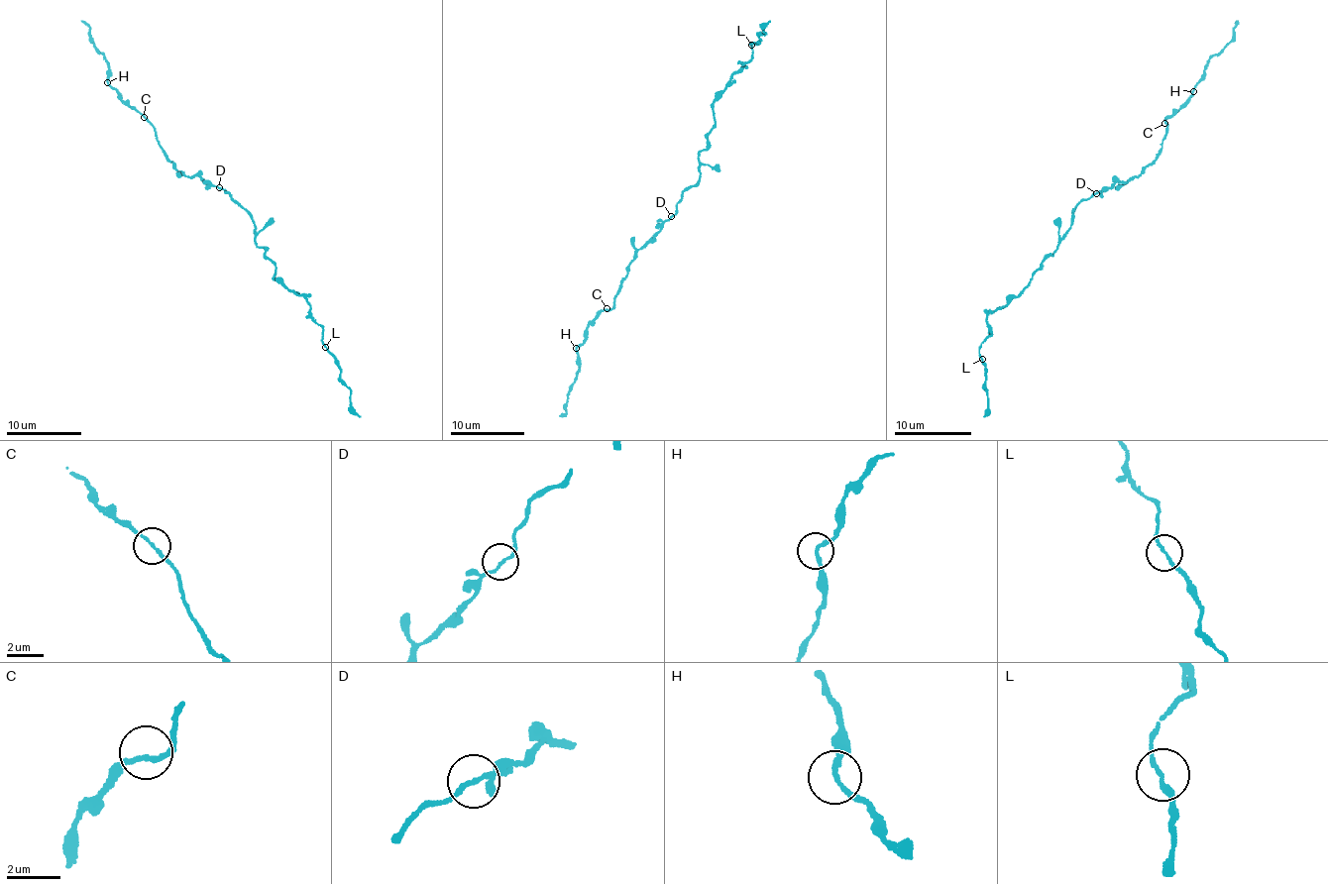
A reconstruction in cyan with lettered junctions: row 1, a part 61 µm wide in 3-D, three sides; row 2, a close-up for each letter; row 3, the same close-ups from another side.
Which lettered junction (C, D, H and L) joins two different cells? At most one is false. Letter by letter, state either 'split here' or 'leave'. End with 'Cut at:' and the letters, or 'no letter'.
C: leave
D: leave
H: leave
L: leave
Cut at: no letter

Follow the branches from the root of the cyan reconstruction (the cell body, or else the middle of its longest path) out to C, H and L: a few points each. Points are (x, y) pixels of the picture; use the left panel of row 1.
C: (231, 194), (197, 176), (189, 177), (175, 168), (175, 164), (168, 160), (159, 143), (154, 126), (144, 117)
H: (231, 194), (175, 168), (159, 143), (154, 126), (107, 82)
L: (231, 194), (253, 220), (255, 243), (276, 267), (274, 278), (305, 299), (310, 317), (322, 327), (326, 347)

